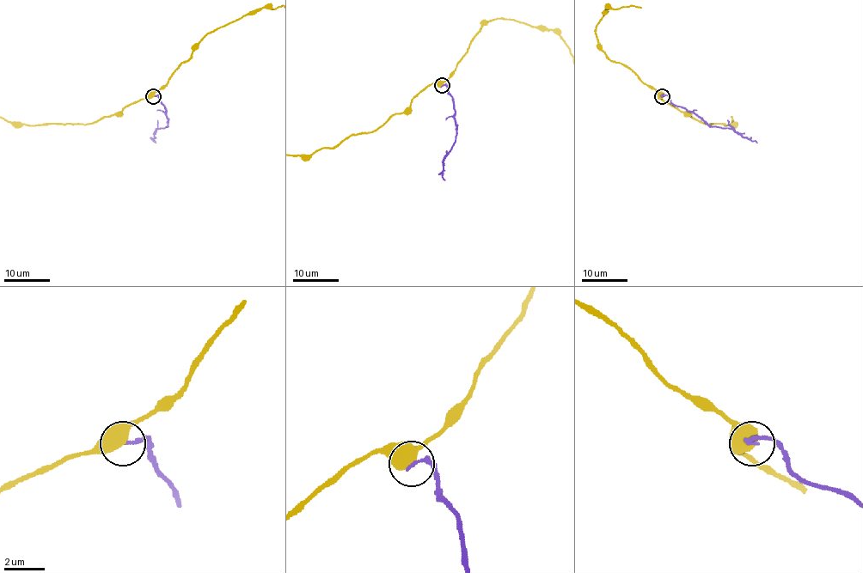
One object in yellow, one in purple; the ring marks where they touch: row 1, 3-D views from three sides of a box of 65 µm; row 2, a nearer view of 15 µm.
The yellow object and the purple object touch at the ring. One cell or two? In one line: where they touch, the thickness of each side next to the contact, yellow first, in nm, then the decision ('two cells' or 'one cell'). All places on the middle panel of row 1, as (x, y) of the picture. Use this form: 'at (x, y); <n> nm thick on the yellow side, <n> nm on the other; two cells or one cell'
at (442, 85); 480 nm thick on the yellow side, 180 nm on the other; two cells

